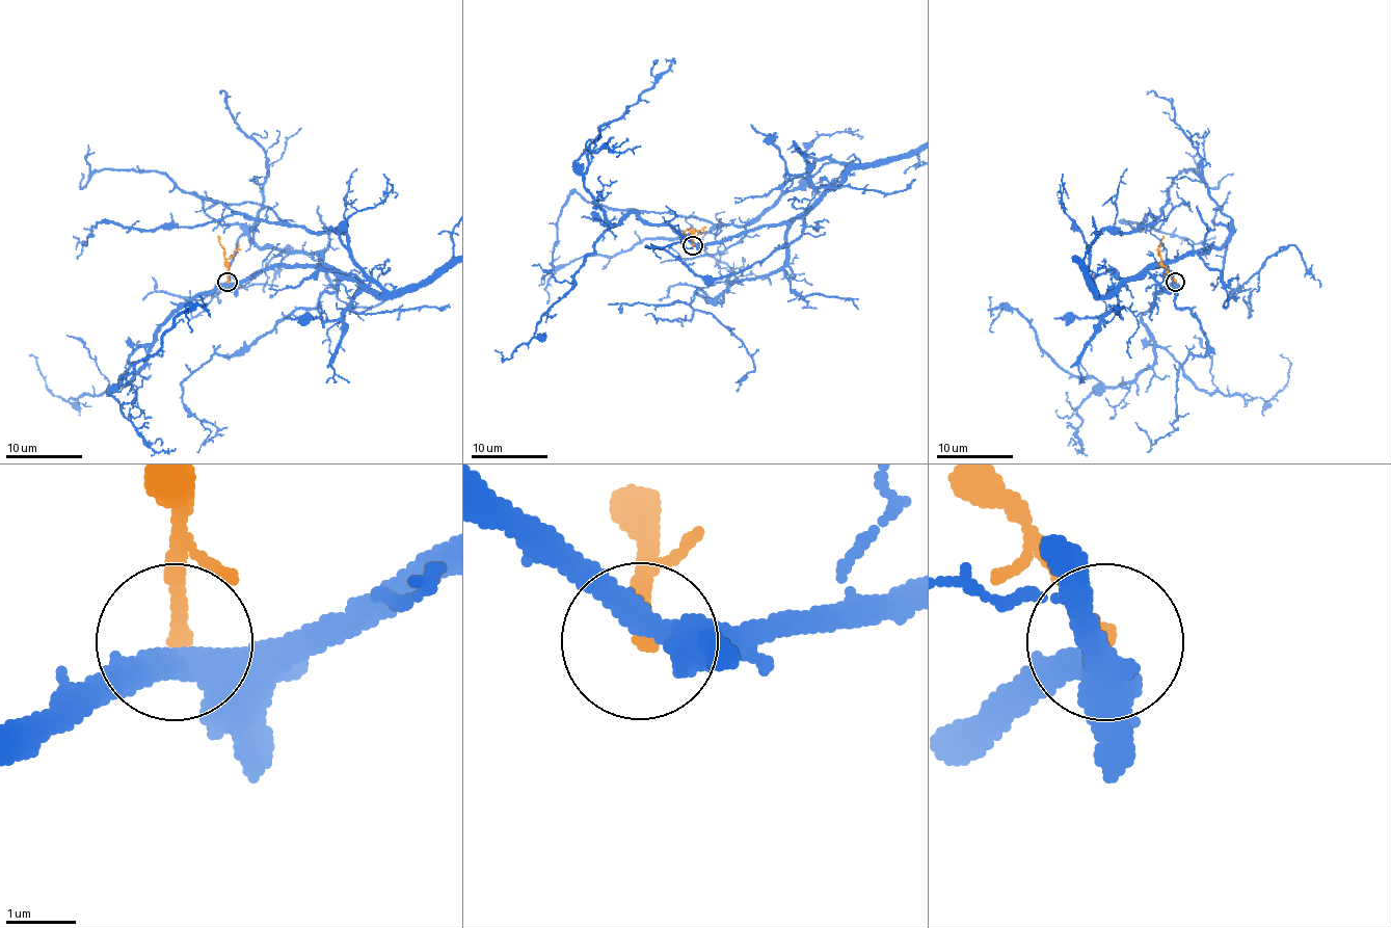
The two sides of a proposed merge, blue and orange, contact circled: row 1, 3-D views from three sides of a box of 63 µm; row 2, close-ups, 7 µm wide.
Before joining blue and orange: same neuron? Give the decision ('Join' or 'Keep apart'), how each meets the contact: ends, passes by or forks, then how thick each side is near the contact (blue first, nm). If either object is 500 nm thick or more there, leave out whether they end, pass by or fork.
Keep apart. At the ring blue passes by. At the ring orange ends. Thickness 440 nm (blue) against 220 nm

